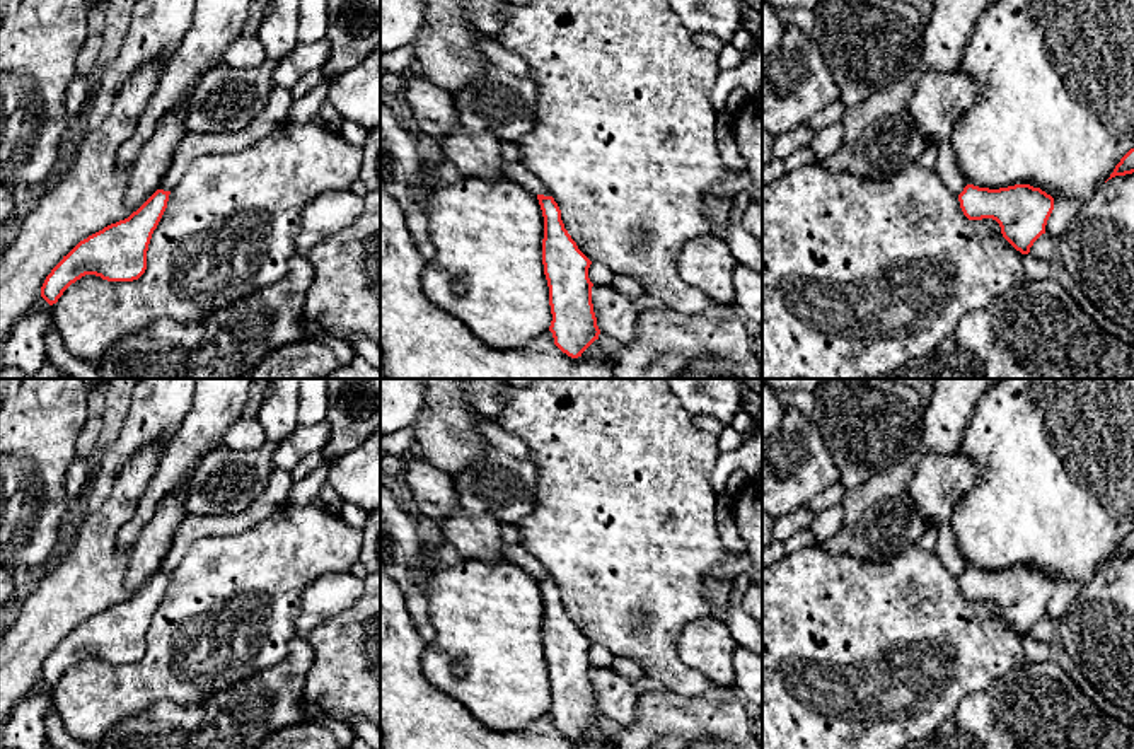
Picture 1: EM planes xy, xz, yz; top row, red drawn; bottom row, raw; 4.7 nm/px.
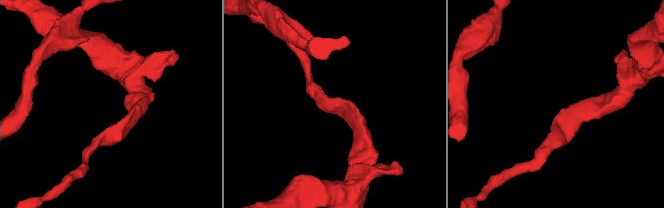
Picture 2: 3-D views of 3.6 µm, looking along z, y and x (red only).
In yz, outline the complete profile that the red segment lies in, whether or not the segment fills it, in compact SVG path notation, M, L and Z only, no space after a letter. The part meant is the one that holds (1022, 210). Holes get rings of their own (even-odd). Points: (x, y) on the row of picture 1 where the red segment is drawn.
M967 184L958 201L969 220L996 220L1003 237L1021 254L1028 254L1033 242L1045 234L1054 210L1054 198L1030 184L999 189Z

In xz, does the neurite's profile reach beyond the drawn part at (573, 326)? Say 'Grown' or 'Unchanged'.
Unchanged

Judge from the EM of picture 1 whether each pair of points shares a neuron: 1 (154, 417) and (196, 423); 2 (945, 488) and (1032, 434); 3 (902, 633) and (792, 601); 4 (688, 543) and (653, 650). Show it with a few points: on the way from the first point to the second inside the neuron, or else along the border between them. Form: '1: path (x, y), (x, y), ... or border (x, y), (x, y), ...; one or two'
1: border (193, 396), (186, 415), (167, 442); two
2: border (962, 447), (974, 461), (974, 485), (955, 505); two
3: path (875, 633), (839, 633), (826, 620), (819, 618); one
4: path (660, 570), (655, 575), (653, 623); one

